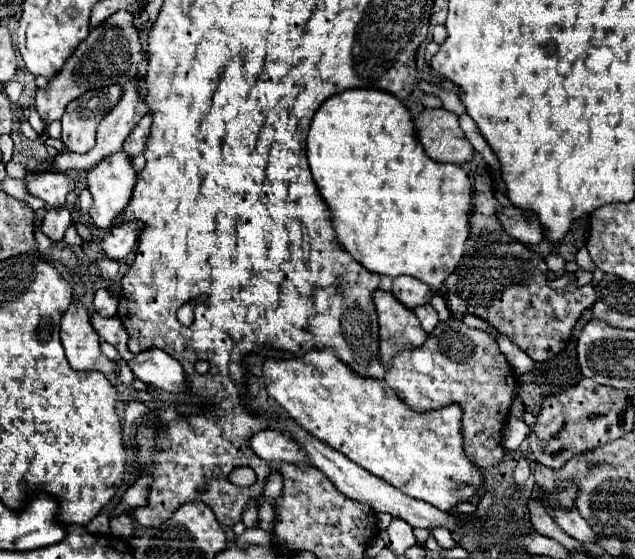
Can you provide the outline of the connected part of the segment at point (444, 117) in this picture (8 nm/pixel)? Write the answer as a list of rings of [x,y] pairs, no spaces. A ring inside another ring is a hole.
[[[427,108],[415,118],[419,140],[429,158],[437,162],[467,164],[473,160],[473,146],[459,128],[459,116],[445,108]]]

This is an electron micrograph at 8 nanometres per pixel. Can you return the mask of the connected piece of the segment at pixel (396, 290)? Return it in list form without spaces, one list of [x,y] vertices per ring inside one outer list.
[[[399,276],[393,280],[393,290],[391,290],[407,308],[417,308],[433,298],[433,290],[427,288],[421,280],[415,280],[413,276]]]

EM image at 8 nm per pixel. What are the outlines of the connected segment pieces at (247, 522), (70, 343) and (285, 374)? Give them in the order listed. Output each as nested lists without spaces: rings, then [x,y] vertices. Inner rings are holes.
[[[255,501],[244,510],[242,514],[242,522],[246,528],[252,528],[258,524],[258,505]]]
[[[73,302],[65,310],[61,342],[73,370],[97,370],[103,374],[113,374],[117,370],[117,364],[101,352],[101,338],[91,326],[91,316],[83,302]]]
[[[331,348],[311,350],[303,358],[267,358],[263,362],[263,380],[267,394],[275,398],[287,414],[297,420],[309,434],[327,442],[361,468],[387,480],[403,494],[425,500],[439,510],[449,512],[459,502],[469,502],[477,488],[483,484],[483,476],[477,466],[463,454],[461,438],[461,408],[457,404],[443,406],[439,410],[415,412],[399,400],[399,394],[387,386],[385,380],[359,376],[351,366],[343,364]]]

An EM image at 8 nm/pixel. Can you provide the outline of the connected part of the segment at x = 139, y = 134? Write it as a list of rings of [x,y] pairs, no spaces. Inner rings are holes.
[[[145,114],[145,116],[139,120],[139,124],[131,130],[131,134],[127,136],[127,140],[125,140],[125,152],[127,152],[129,156],[141,154],[141,150],[143,150],[143,146],[145,146],[145,138],[147,138],[147,134],[149,134],[149,126],[151,126],[151,114]]]

